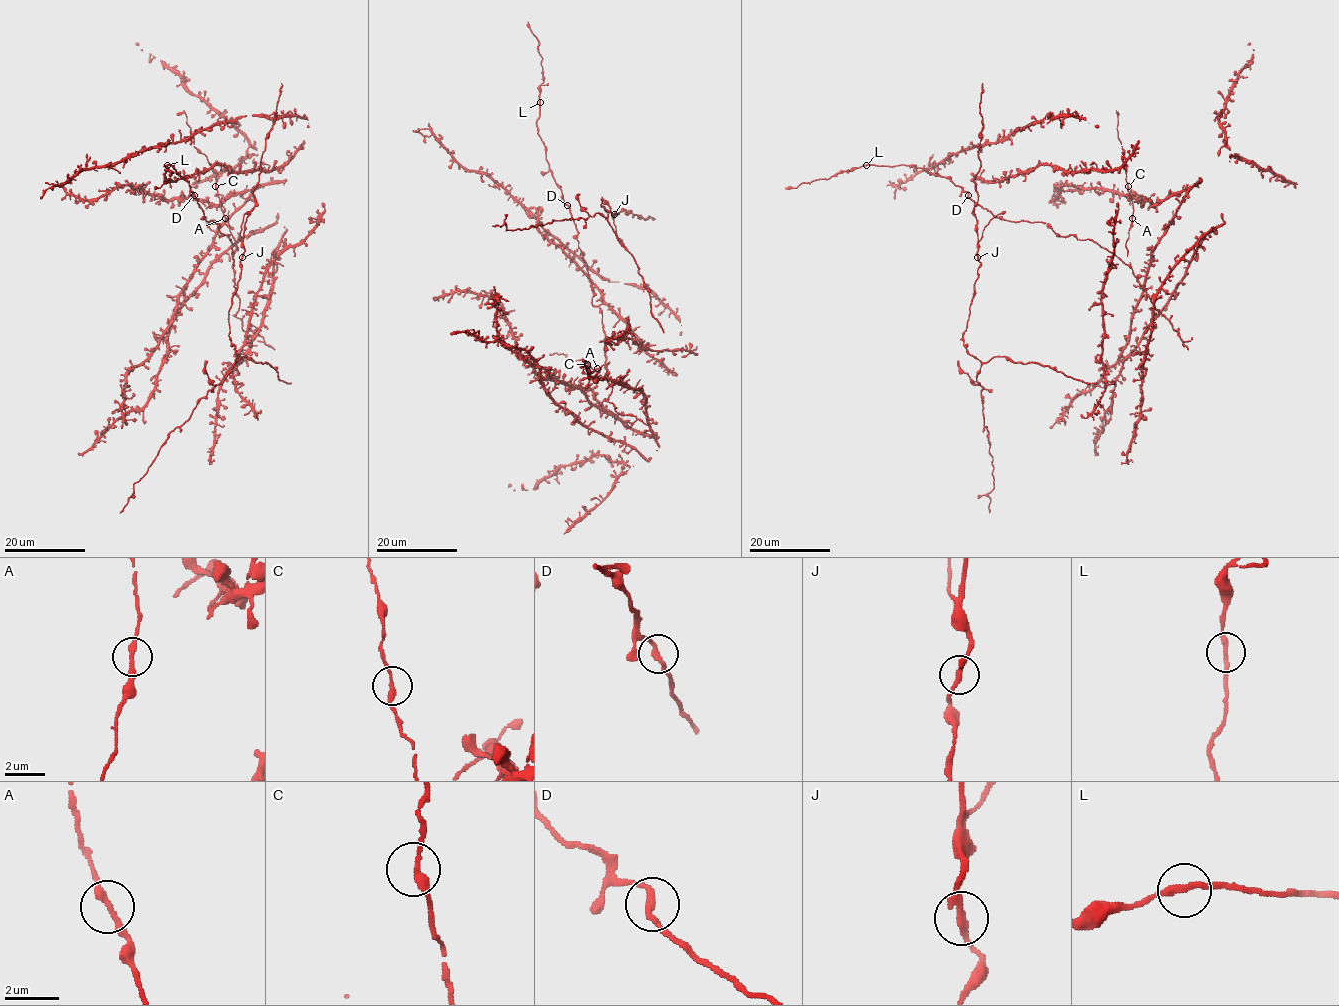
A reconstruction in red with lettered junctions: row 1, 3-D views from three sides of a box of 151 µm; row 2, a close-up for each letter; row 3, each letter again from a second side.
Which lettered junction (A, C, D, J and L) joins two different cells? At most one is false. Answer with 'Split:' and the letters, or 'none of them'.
Split: none of them

